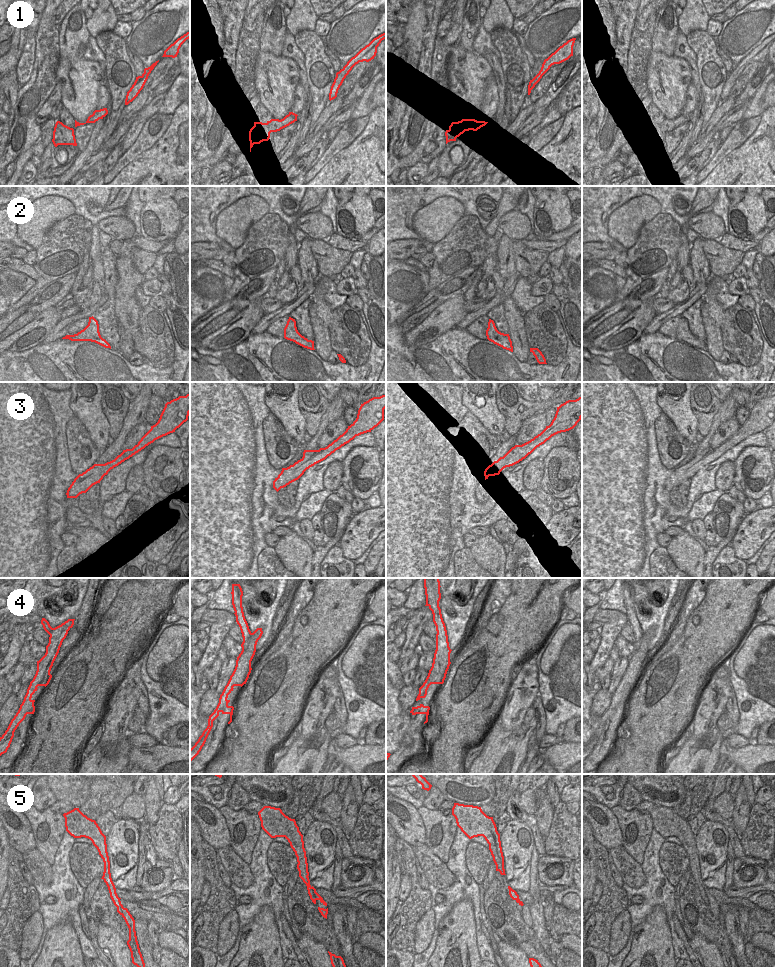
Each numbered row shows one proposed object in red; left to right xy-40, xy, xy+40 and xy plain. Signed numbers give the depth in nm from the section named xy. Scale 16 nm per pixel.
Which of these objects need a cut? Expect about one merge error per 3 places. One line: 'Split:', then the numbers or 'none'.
Split: 1, 4

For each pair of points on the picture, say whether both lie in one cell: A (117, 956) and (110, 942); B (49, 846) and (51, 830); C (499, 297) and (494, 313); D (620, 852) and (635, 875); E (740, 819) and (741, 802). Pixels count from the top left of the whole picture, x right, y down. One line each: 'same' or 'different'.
A: same
B: same
C: different
D: same
E: same

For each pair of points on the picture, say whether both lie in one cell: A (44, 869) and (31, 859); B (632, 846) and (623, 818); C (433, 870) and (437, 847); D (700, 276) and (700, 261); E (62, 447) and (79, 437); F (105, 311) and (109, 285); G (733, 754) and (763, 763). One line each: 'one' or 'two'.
A: one
B: one
C: two
D: one
E: two
F: one
G: one

